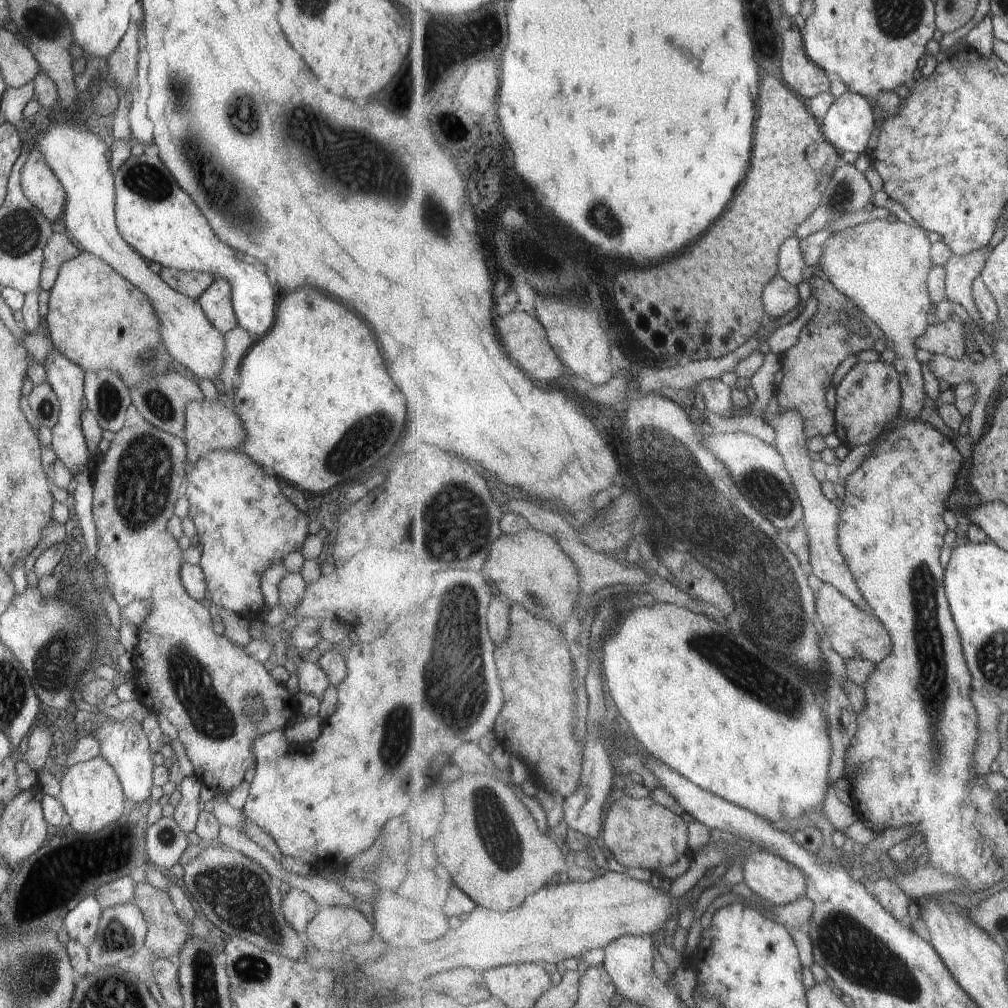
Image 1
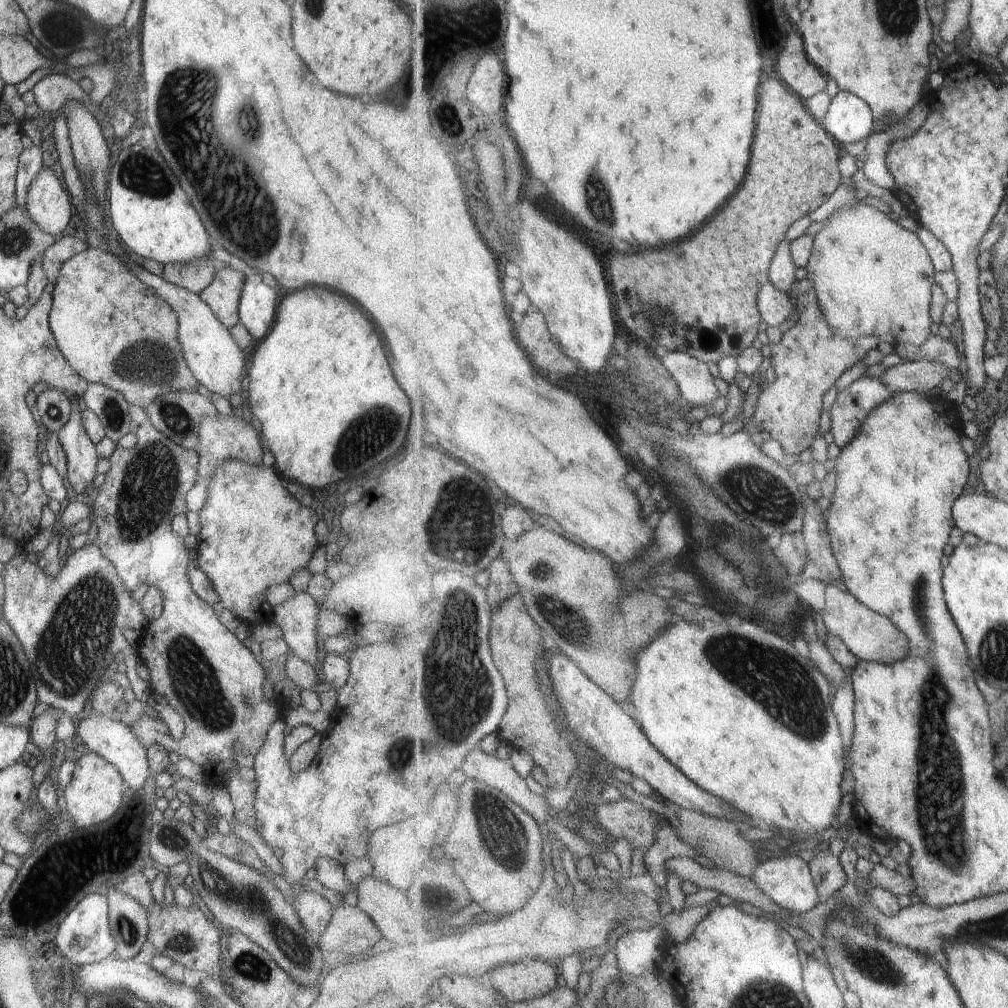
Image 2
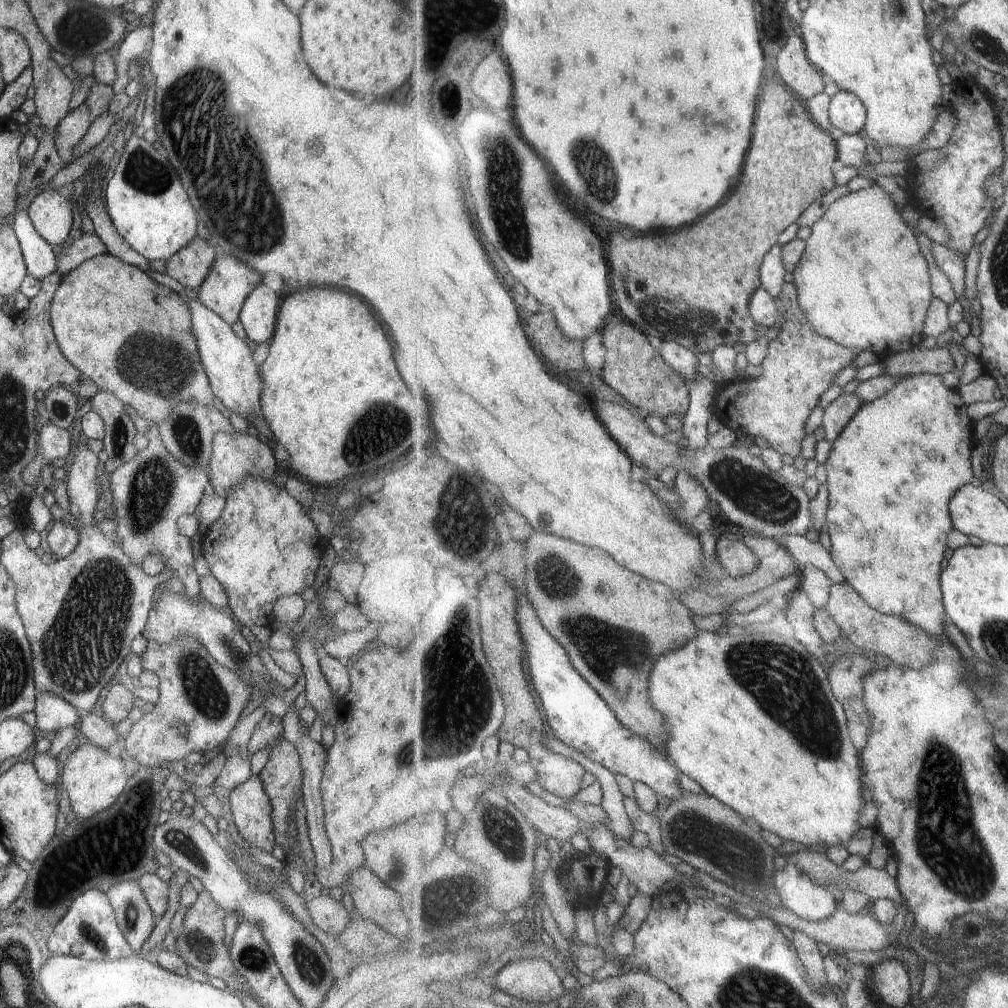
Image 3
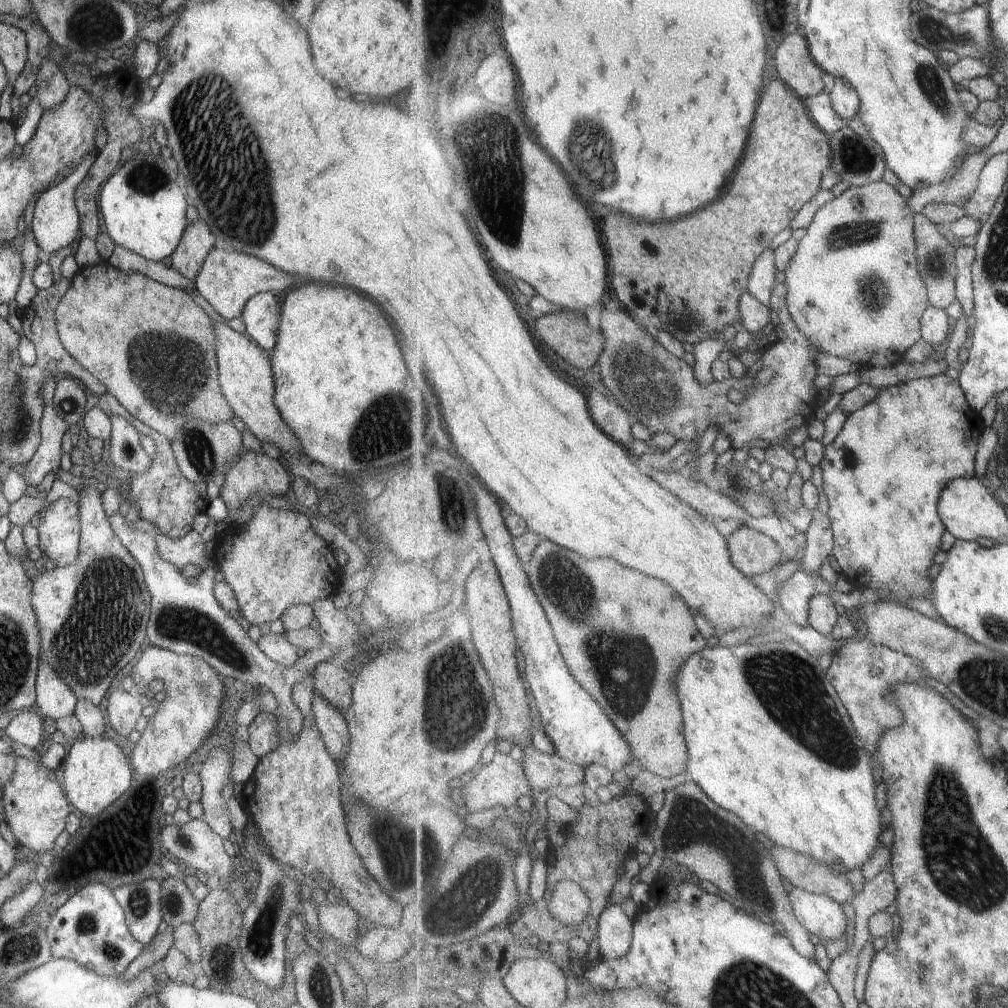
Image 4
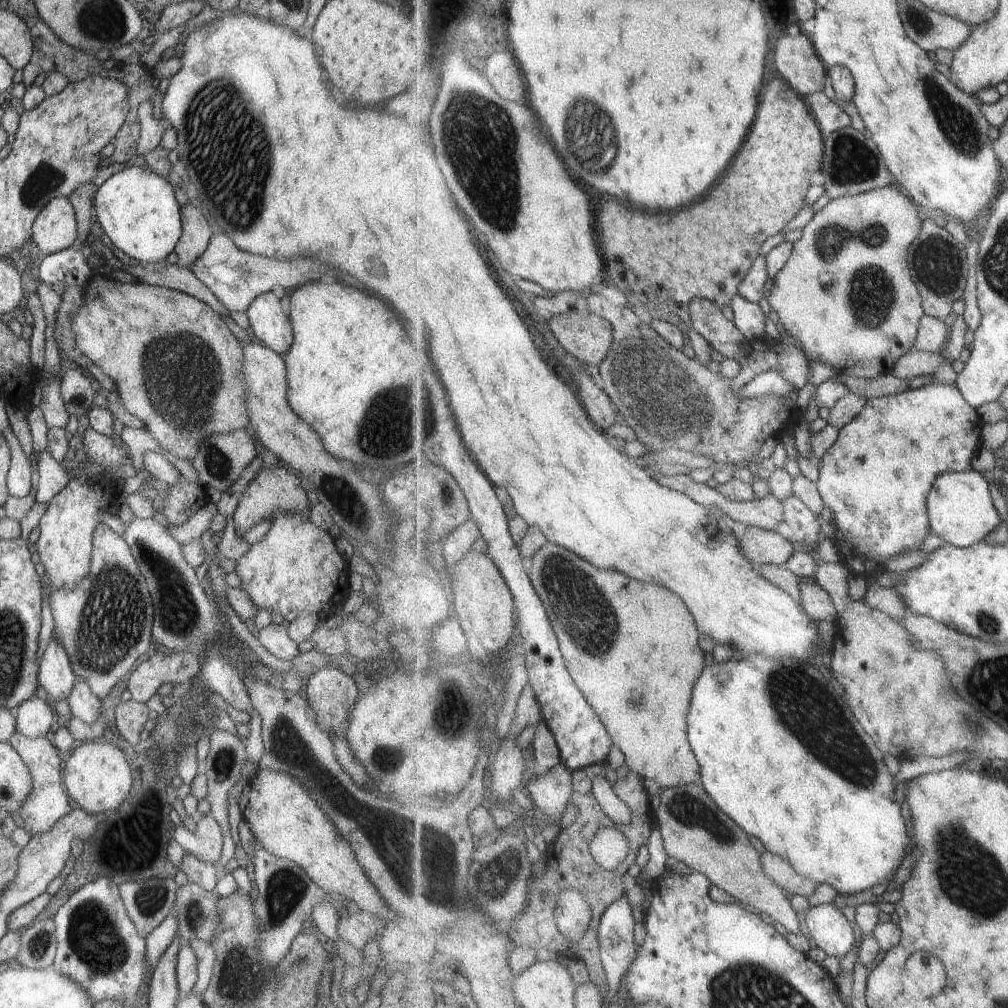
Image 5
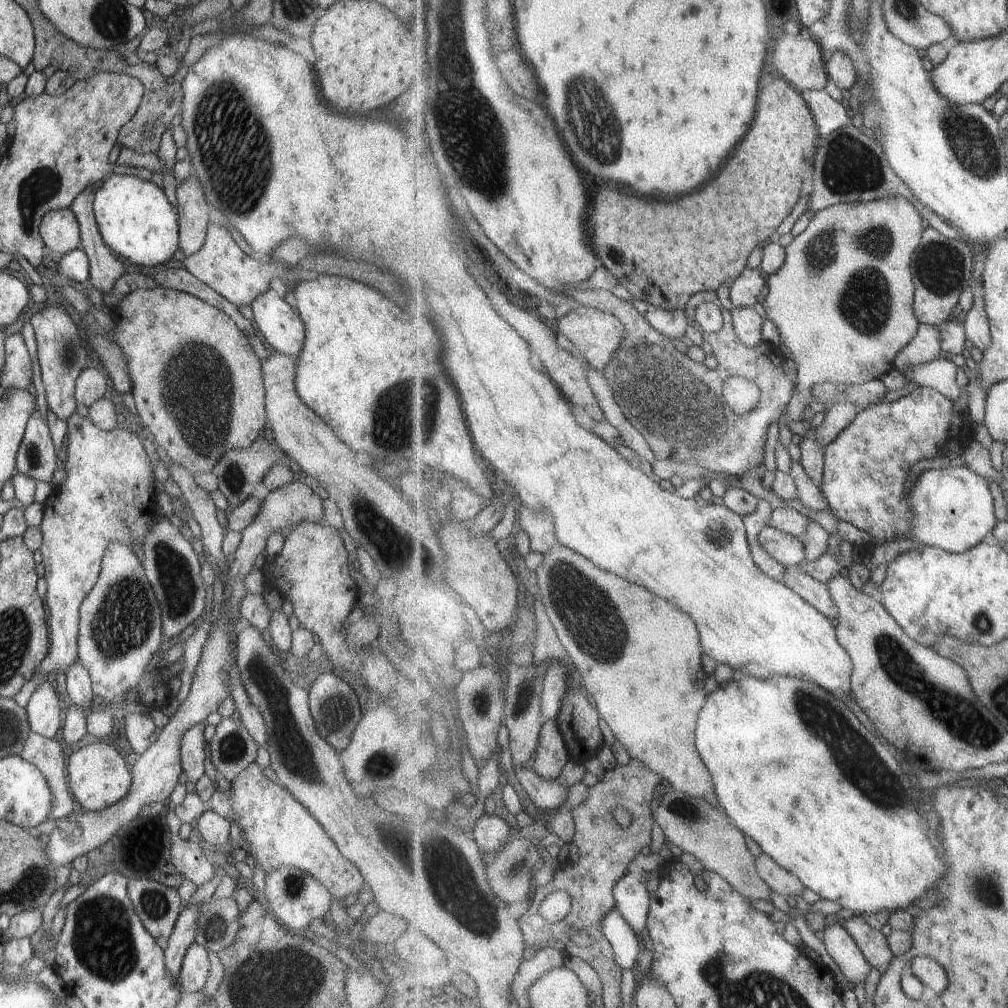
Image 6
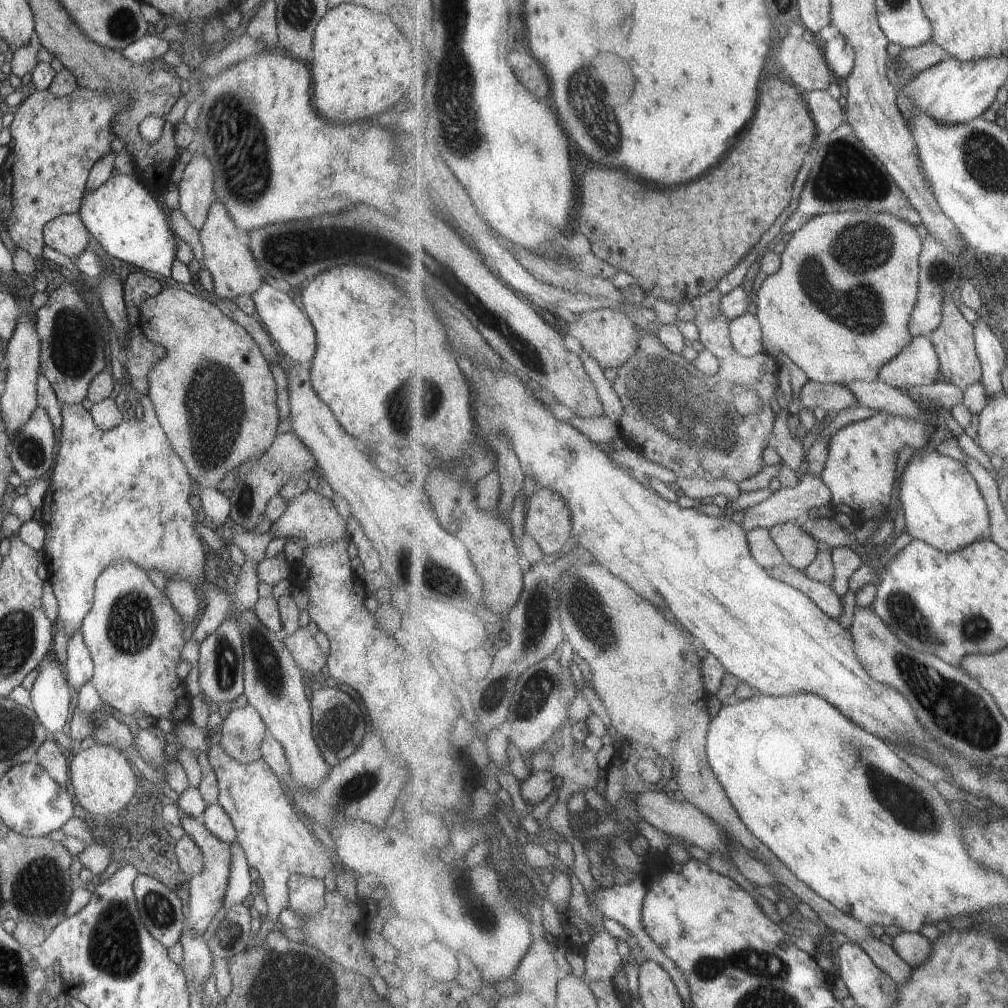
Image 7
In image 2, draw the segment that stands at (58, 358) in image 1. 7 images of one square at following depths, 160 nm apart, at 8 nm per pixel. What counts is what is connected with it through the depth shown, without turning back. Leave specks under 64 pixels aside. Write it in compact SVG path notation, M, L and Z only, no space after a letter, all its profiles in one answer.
M70 403L69 418L56 435L66 456L66 474L63 478L73 491L84 493L99 480L95 472L95 462L99 457L96 456L95 445L83 428L78 408Z

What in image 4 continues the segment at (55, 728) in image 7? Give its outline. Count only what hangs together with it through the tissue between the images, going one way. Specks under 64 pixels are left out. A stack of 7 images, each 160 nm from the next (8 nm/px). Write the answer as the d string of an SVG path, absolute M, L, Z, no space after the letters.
M34 709L19 710L4 728L4 736L17 744L33 749L42 738L41 721L41 717Z

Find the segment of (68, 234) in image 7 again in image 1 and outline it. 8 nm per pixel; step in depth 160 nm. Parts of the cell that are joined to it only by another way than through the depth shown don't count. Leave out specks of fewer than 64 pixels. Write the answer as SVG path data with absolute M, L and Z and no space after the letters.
M37 148L31 149L21 167L20 186L25 198L36 206L50 223L55 222L62 214L65 202L64 188Z

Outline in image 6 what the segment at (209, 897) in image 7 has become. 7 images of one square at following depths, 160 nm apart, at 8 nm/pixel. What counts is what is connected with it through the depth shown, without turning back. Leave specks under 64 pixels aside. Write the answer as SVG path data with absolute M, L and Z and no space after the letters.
M189 903L178 914L171 934L167 938L167 946L163 953L163 962L168 975L177 980L180 964L187 947L194 942L196 935L196 919L201 903Z

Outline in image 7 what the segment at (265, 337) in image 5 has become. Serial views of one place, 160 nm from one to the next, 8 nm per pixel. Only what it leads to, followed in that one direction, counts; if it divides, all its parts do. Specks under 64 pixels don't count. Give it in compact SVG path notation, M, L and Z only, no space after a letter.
M263 282L255 292L250 294L250 297L254 302L258 320L272 338L275 347L283 352L286 362L307 366L311 362L316 349L315 331L309 317L303 310L297 308L283 288L276 290Z

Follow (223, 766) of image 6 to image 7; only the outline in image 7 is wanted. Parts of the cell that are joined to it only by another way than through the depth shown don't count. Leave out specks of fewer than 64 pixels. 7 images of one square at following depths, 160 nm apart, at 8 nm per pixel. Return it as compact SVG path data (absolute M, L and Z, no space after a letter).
M246 703L229 710L220 727L219 743L231 758L241 763L261 758L259 745L268 731L253 706Z

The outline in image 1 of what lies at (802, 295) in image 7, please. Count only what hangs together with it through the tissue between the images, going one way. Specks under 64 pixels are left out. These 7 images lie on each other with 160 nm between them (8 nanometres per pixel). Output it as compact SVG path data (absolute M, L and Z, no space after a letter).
M870 219L847 227L826 242L820 260L821 270L836 290L848 297L886 334L895 352L893 365L900 374L902 412L905 417L919 417L926 394L923 388L921 362L915 358L916 341L927 332L927 314L934 310L928 290L928 274L934 267L932 243L924 228L913 228L903 222Z

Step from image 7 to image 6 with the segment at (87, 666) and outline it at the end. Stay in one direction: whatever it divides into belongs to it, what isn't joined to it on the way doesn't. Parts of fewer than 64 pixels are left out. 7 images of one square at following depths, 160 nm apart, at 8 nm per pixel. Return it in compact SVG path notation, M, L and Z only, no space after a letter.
M76 660L66 668L64 674L67 698L69 698L71 704L89 712L91 710L91 698L94 694L91 690L91 681L87 669Z

